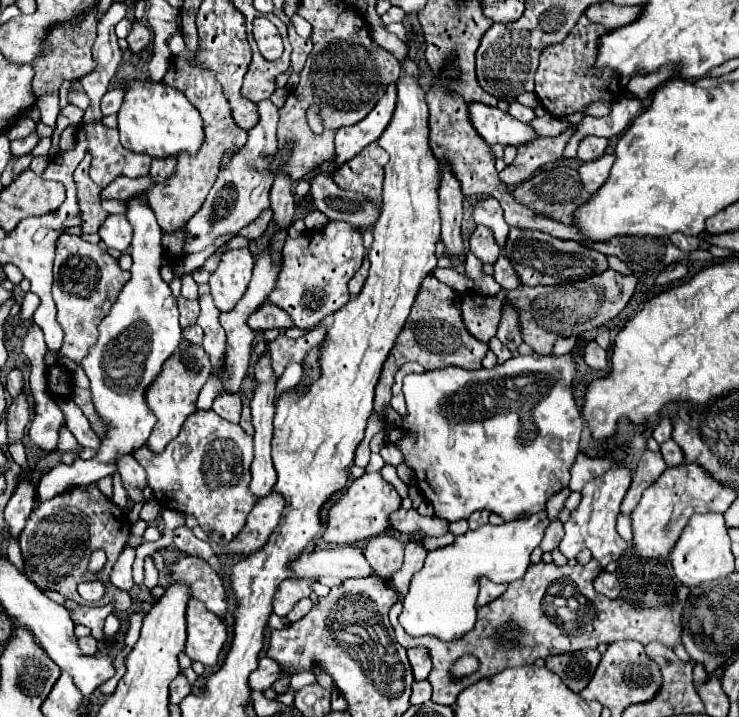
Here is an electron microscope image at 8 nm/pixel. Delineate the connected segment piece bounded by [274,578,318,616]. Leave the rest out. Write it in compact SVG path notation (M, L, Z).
M288 578L278 586L278 592L274 596L274 614L286 616L296 602L302 598L308 598L312 594L312 584L318 582L318 578L304 580L304 578Z

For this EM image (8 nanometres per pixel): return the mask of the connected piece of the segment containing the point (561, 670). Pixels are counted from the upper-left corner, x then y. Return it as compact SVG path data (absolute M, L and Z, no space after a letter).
M580 650L572 654L560 654L560 656L548 656L546 658L546 668L552 670L562 678L562 682L572 690L580 692L588 686L590 678L594 676L594 670L600 662L600 652L598 650Z

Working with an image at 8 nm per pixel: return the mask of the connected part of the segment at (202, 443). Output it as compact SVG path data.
M196 410L188 416L180 434L160 454L146 452L144 448L134 452L134 458L148 472L148 486L154 490L158 504L182 514L192 514L216 544L234 540L256 504L256 496L248 492L252 456L252 438L240 424L230 424L212 410Z

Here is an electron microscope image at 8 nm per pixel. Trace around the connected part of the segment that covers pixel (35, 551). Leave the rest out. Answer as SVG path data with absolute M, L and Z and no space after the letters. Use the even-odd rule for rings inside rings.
M96 484L84 486L84 488L72 488L68 494L54 496L52 500L46 500L44 504L38 504L20 534L20 548L26 562L26 574L40 586L48 590L56 590L64 598L70 598L78 604L86 604L86 600L80 598L76 586L80 582L92 582L102 580L106 586L106 594L102 600L98 600L98 606L106 606L110 602L116 602L118 612L126 612L132 606L132 598L128 592L112 586L108 578L114 562L118 560L120 552L124 550L130 536L130 522L122 508L118 508L112 500L108 500ZM102 548L106 550L108 562L98 574L88 574L88 558L90 554Z

